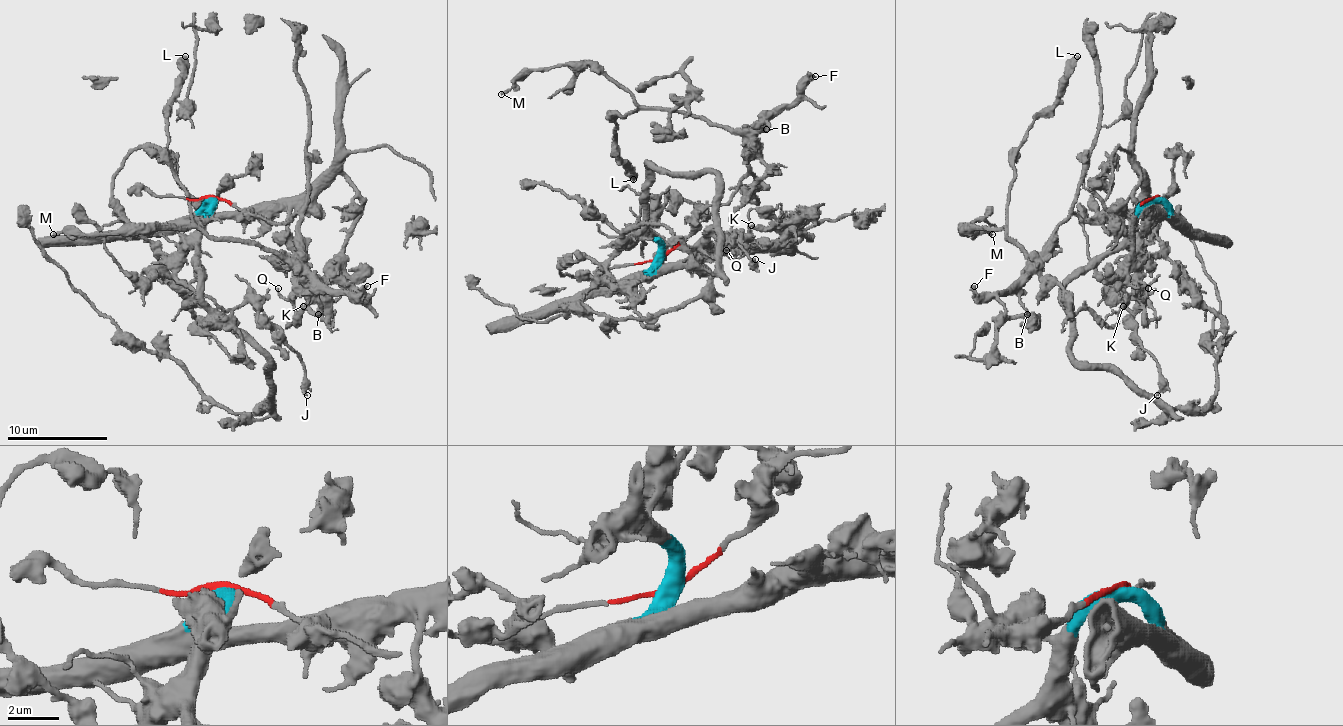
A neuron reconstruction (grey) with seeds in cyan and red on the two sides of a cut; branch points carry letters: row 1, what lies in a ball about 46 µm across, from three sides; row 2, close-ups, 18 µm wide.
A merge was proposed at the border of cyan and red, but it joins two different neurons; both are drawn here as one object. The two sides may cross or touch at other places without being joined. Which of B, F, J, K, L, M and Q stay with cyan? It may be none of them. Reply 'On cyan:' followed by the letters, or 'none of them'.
On cyan: J, K, Q

